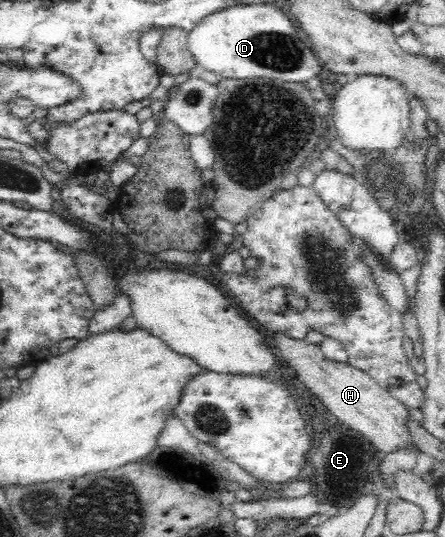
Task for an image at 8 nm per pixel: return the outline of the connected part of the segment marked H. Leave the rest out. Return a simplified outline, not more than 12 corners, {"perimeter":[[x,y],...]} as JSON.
{"perimeter":[[305,338],[275,347],[319,406],[379,454],[414,447],[409,409]]}

